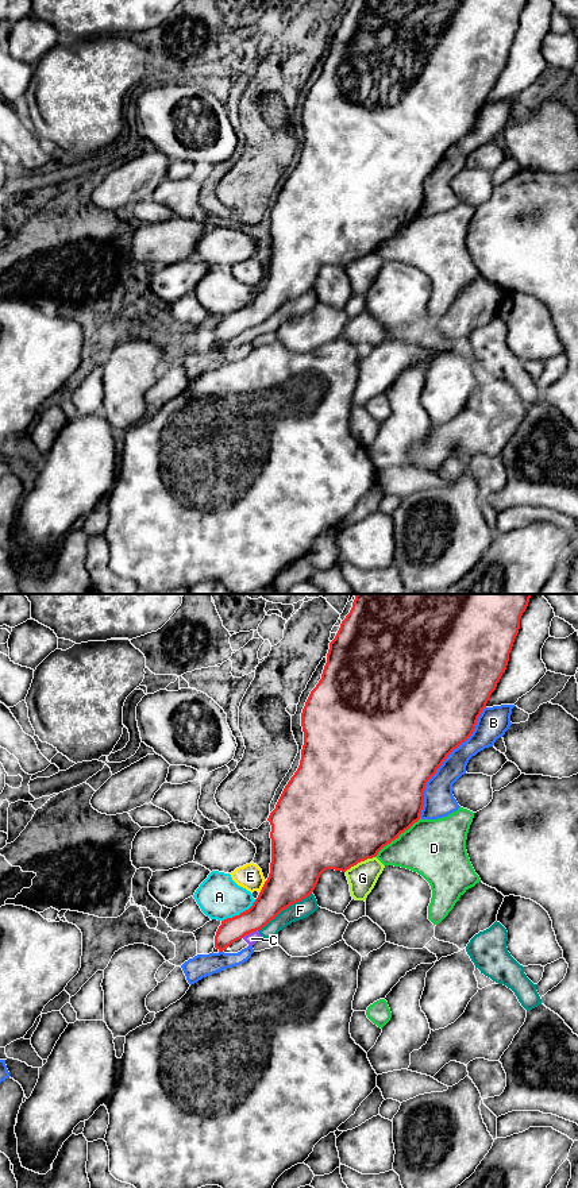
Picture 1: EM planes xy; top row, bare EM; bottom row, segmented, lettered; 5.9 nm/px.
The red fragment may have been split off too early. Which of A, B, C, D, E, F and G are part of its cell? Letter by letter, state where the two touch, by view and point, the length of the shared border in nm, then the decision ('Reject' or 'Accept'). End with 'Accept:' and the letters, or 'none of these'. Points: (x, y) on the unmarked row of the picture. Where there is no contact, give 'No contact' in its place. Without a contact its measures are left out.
A: Touches red at xy (241, 308). Shared border 240 nm. Reject
B: Touches red at xy (443, 155). Shared border 750 nm. Reject
C: Touches red at xy (250, 327). Shared border 120 nm. Reject
D: Touches red at xy (397, 231). Shared border 360 nm. Reject
E: Touches red at xy (262, 282). Shared border 90 nm. Reject
F: Touches red at xy (285, 303). Shared border 380 nm. Reject
G: Touches red at xy (359, 257). Shared border 200 nm. Reject
Accept: none of these

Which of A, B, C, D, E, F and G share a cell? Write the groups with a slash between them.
A / B / C F / D / E / G

